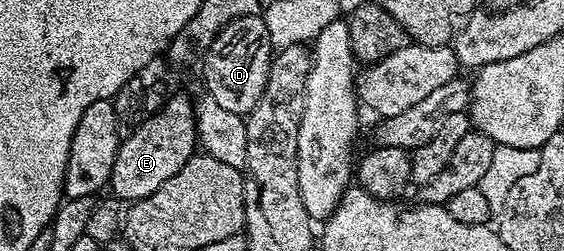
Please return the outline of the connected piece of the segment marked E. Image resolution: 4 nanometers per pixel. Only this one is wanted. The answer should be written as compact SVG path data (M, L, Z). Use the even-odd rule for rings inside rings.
M172 94L163 108L146 116L128 135L119 144L109 187L120 200L134 201L157 193L196 154L195 103Z

